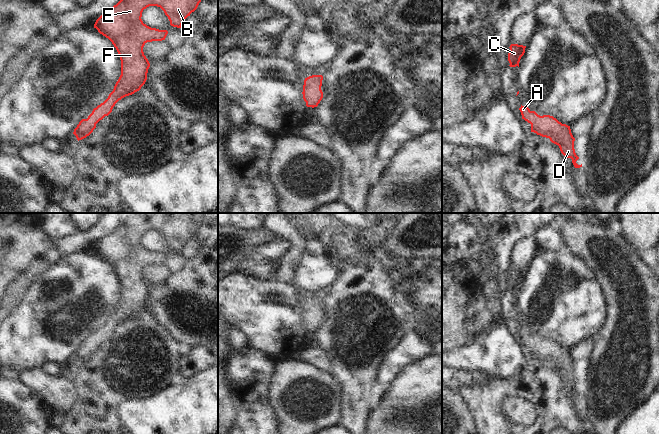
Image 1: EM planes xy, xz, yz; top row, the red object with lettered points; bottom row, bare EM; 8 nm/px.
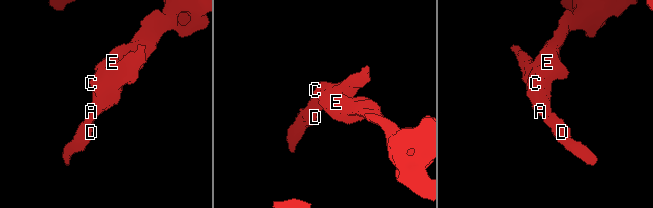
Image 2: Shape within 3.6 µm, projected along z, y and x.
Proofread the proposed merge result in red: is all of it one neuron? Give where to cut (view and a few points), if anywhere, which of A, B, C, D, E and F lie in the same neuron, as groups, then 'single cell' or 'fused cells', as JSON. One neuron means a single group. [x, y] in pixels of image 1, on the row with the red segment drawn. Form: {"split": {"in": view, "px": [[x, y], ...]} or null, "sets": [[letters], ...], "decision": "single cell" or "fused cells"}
{"split": null, "sets": [["A", "B", "C", "D", "E", "F"]], "decision": "single cell"}

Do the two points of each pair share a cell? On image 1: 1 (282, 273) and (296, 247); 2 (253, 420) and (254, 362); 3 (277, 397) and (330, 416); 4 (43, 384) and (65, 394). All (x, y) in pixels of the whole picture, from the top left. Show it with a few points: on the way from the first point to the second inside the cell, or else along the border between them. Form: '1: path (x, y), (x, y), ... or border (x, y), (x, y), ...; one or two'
1: path (287, 267), (294, 253); one
2: path (253, 406), (253, 392), (259, 382), (255, 376); one
3: path (290, 399), (310, 401), (317, 406); one
4: path (48, 386), (60, 393); one

